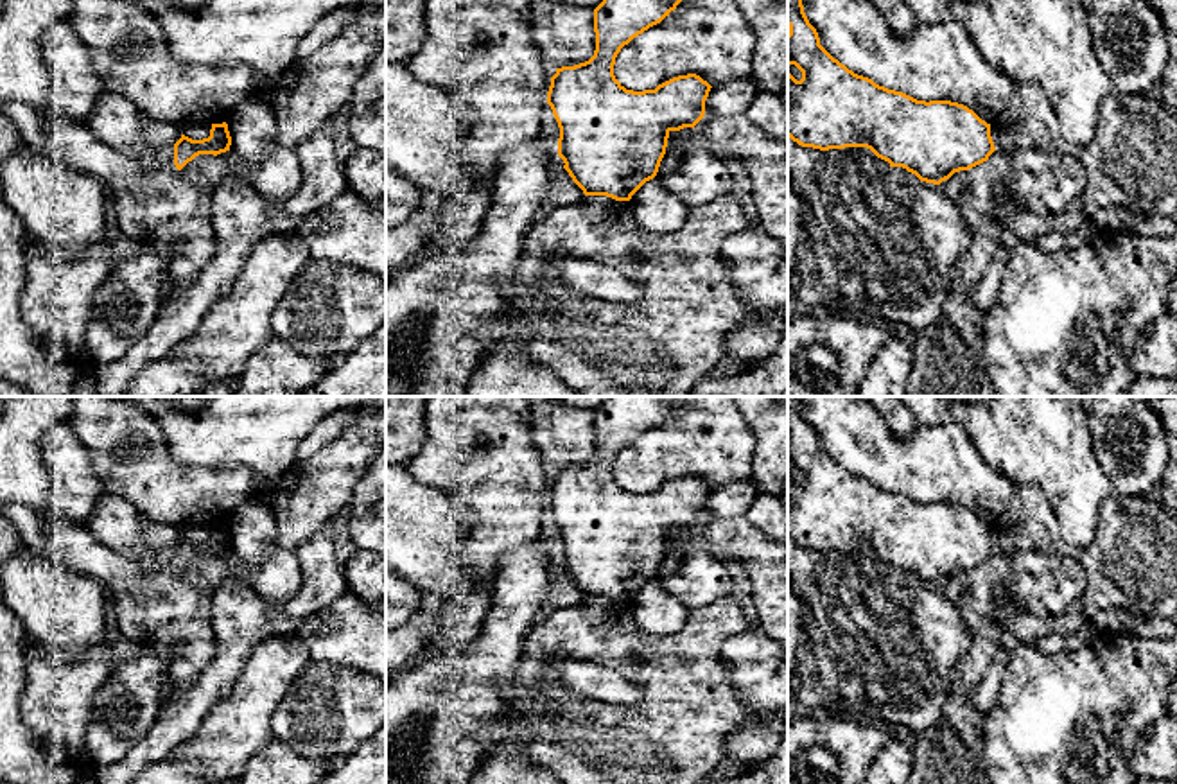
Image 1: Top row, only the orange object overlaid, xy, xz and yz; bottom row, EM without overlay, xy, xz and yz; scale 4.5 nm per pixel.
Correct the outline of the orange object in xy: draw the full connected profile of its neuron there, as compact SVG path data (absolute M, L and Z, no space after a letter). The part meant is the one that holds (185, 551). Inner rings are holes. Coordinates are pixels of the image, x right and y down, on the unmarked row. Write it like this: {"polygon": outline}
{"polygon": "M212 526L210 538L203 542L192 542L185 536L174 545L174 567L181 572L188 563L199 556L221 556L230 553L231 538L228 526Z"}

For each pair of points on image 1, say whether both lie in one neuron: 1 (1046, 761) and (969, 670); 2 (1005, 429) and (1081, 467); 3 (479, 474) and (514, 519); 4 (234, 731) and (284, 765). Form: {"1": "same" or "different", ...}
{"1": "different", "2": "same", "3": "same", "4": "different"}

